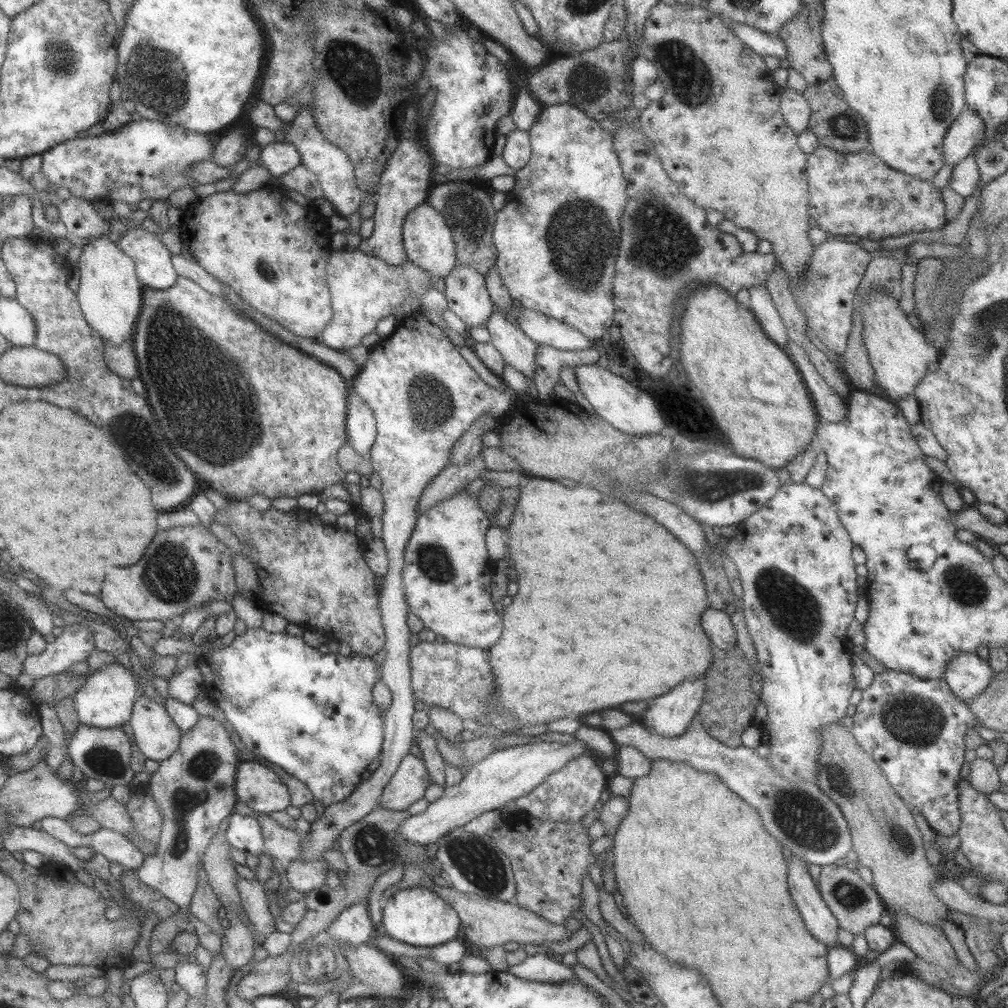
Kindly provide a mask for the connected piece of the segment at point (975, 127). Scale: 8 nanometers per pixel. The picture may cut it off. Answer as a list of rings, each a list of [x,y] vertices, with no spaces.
[[[969,109],[953,119],[941,142],[943,164],[955,166],[983,142],[983,121]]]

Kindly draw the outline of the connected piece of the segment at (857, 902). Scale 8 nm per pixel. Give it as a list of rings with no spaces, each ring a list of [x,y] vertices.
[[[845,865],[820,866],[818,892],[831,911],[831,915],[837,919],[838,926],[854,935],[864,934],[865,928],[877,924],[879,916],[886,912],[884,903],[879,899],[872,886],[865,884],[855,870],[847,869]]]

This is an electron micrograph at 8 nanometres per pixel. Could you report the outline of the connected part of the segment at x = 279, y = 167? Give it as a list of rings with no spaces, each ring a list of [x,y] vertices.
[[[273,141],[265,146],[261,146],[257,154],[257,164],[261,165],[273,177],[289,172],[300,164],[299,153],[289,141]]]

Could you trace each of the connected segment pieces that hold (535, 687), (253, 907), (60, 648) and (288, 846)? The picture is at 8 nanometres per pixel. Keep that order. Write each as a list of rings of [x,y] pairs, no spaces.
[[[530,477],[526,484],[520,485],[513,516],[509,526],[505,529],[505,534],[507,534],[504,536],[505,547],[513,560],[513,568],[517,570],[519,590],[513,596],[513,604],[507,606],[503,612],[505,622],[503,622],[499,640],[488,649],[494,686],[491,707],[495,707],[495,711],[499,715],[513,715],[519,730],[522,726],[543,724],[563,717],[583,717],[602,709],[618,708],[623,702],[639,700],[650,702],[653,696],[661,696],[661,694],[669,692],[683,680],[693,680],[693,678],[704,676],[707,668],[713,664],[711,647],[709,647],[711,642],[705,632],[701,630],[702,626],[699,626],[699,622],[697,622],[697,632],[695,632],[697,614],[701,616],[701,612],[709,607],[701,572],[699,572],[699,564],[697,564],[695,556],[653,518],[647,518],[647,516],[631,510],[623,502],[611,500],[607,494],[587,488],[587,485],[576,483],[573,488],[565,488],[554,480]]]
[[[240,877],[236,879],[236,890],[241,900],[241,907],[247,919],[253,923],[253,929],[257,930],[262,938],[274,930],[273,914],[267,909],[265,887],[265,884],[256,881],[244,880]]]
[[[77,623],[77,625],[63,625],[63,631],[47,643],[43,652],[36,655],[27,655],[23,660],[21,673],[37,679],[49,674],[65,673],[65,670],[75,664],[86,660],[95,650],[91,631]]]
[[[252,813],[263,835],[263,853],[283,861],[299,859],[300,837],[295,831],[278,826],[267,813]]]

